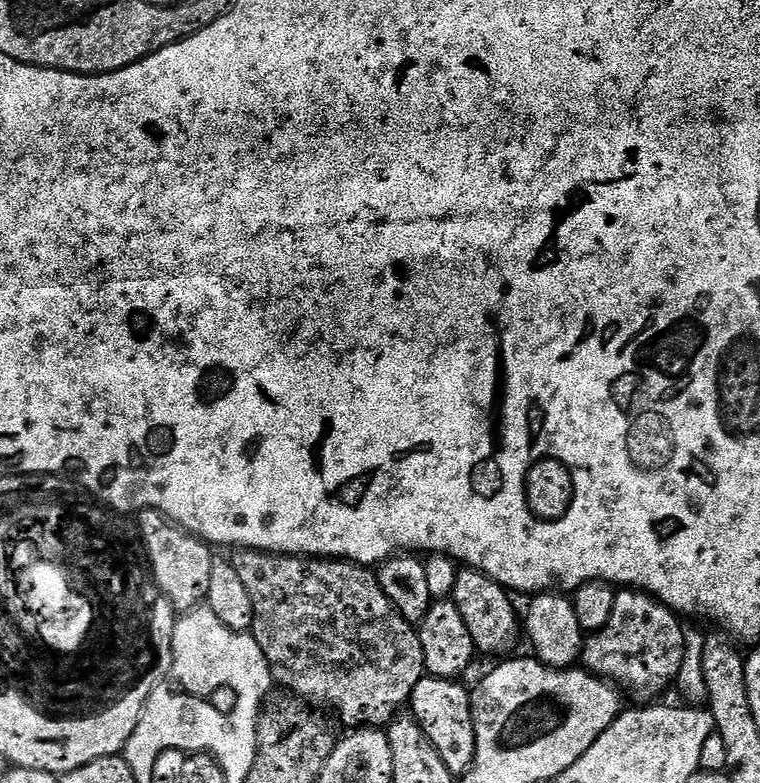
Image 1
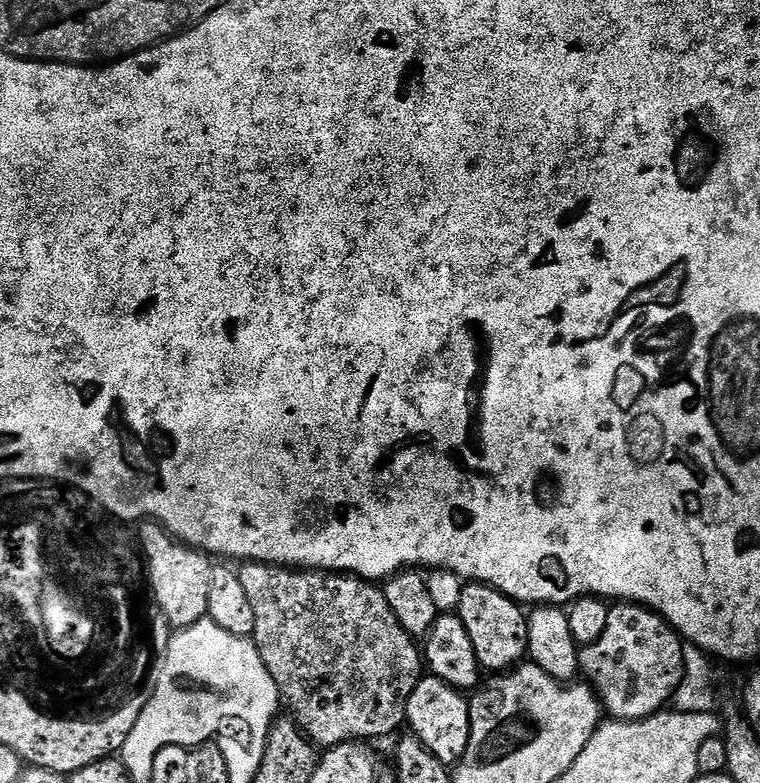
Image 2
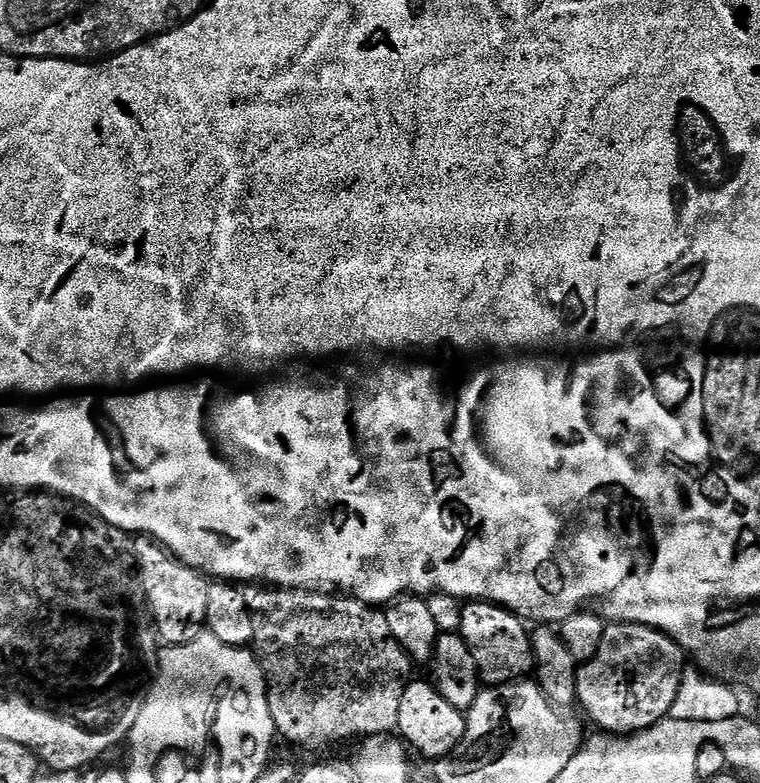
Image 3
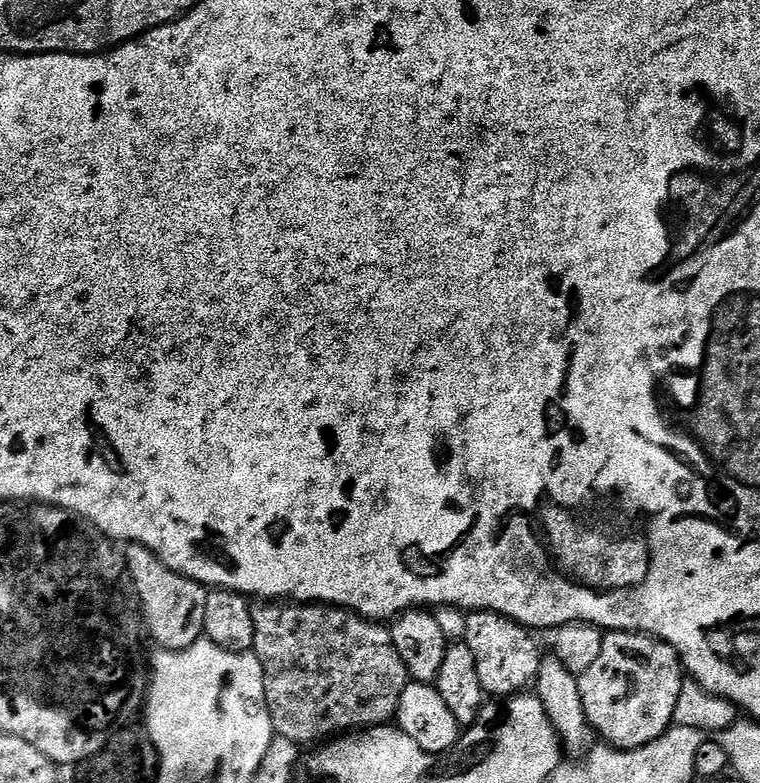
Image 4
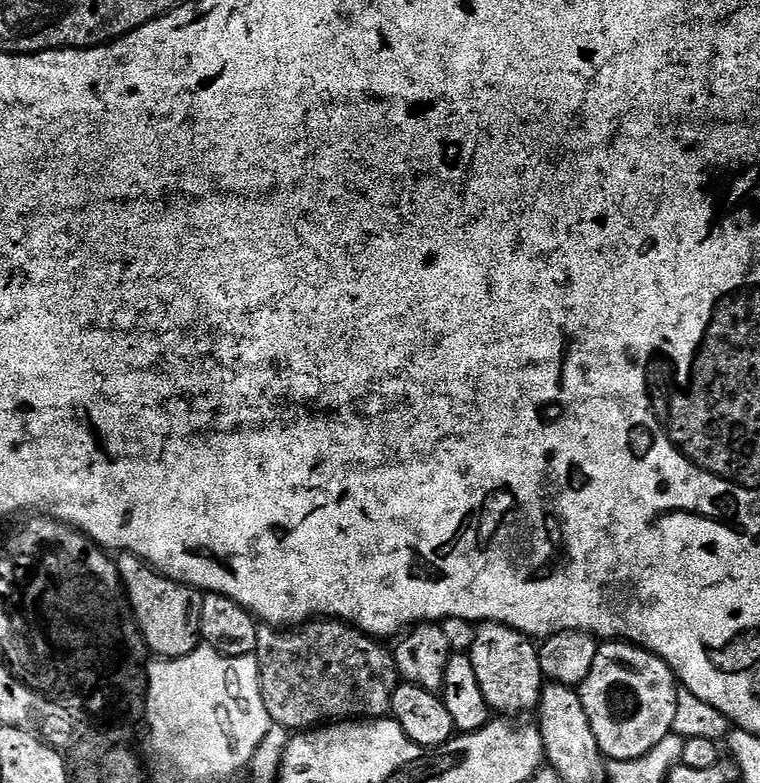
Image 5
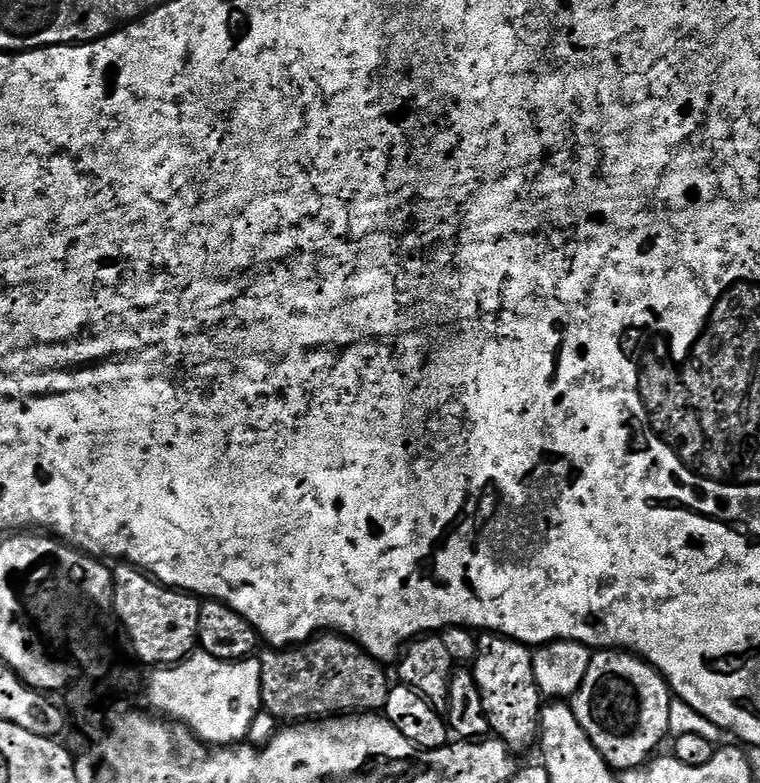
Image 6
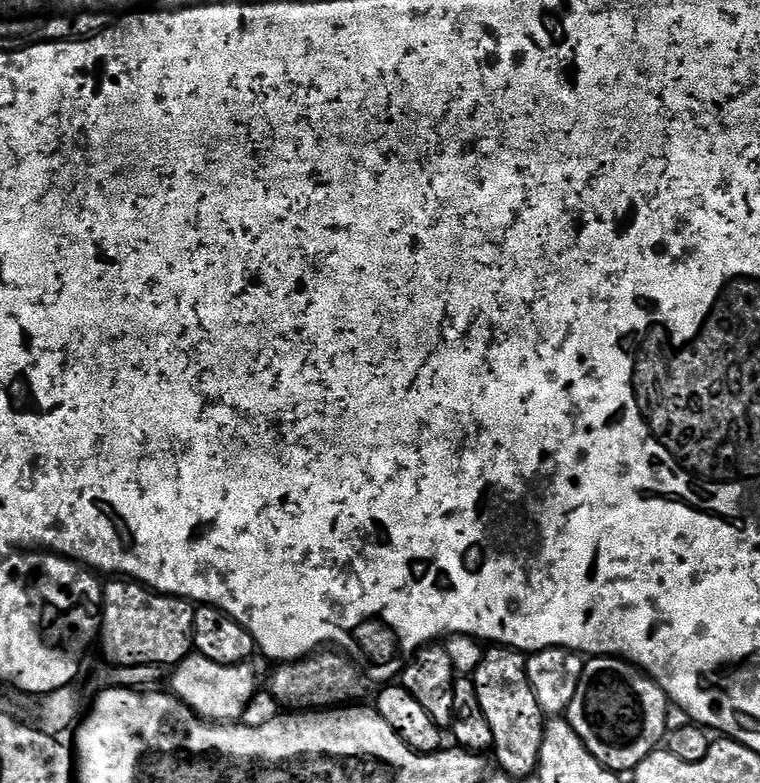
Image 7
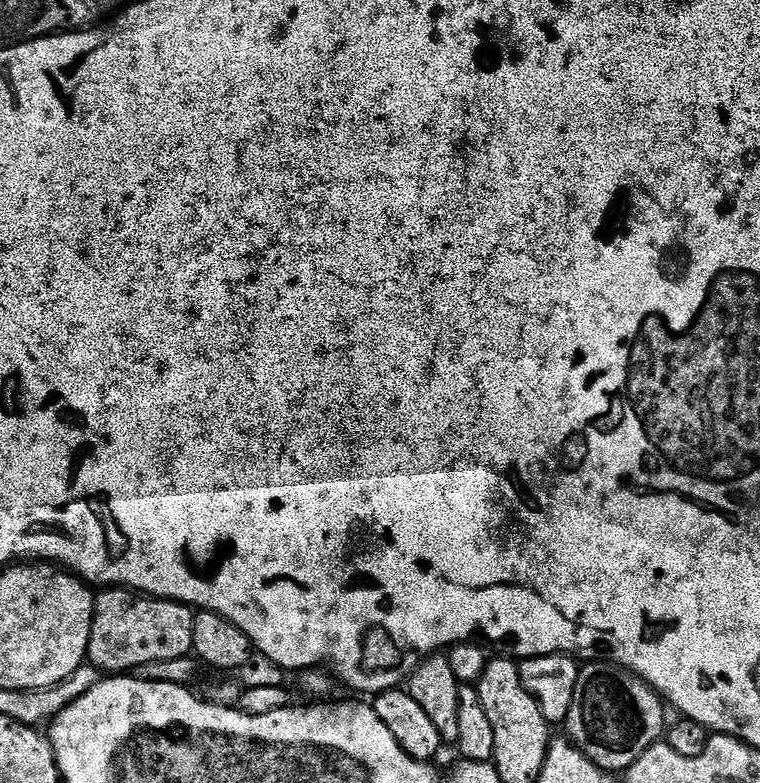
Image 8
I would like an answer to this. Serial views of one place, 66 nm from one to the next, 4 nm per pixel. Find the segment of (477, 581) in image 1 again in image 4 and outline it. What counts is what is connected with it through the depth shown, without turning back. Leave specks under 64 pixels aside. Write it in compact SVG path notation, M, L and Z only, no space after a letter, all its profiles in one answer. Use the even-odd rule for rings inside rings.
M472 610L467 617L463 643L468 644L474 654L474 662L478 665L478 682L482 682L485 693L492 698L507 698L525 691L540 672L542 651L532 637L535 635L501 612Z

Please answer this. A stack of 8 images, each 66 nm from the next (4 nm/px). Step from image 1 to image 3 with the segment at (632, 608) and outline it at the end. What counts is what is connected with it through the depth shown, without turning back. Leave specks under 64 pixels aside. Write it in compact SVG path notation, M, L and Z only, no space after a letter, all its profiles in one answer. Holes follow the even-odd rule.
M609 623L602 634L602 646L594 658L583 661L576 674L576 700L584 707L583 715L597 724L597 729L608 734L631 734L654 726L669 715L678 694L686 667L686 653L664 632L645 624Z

